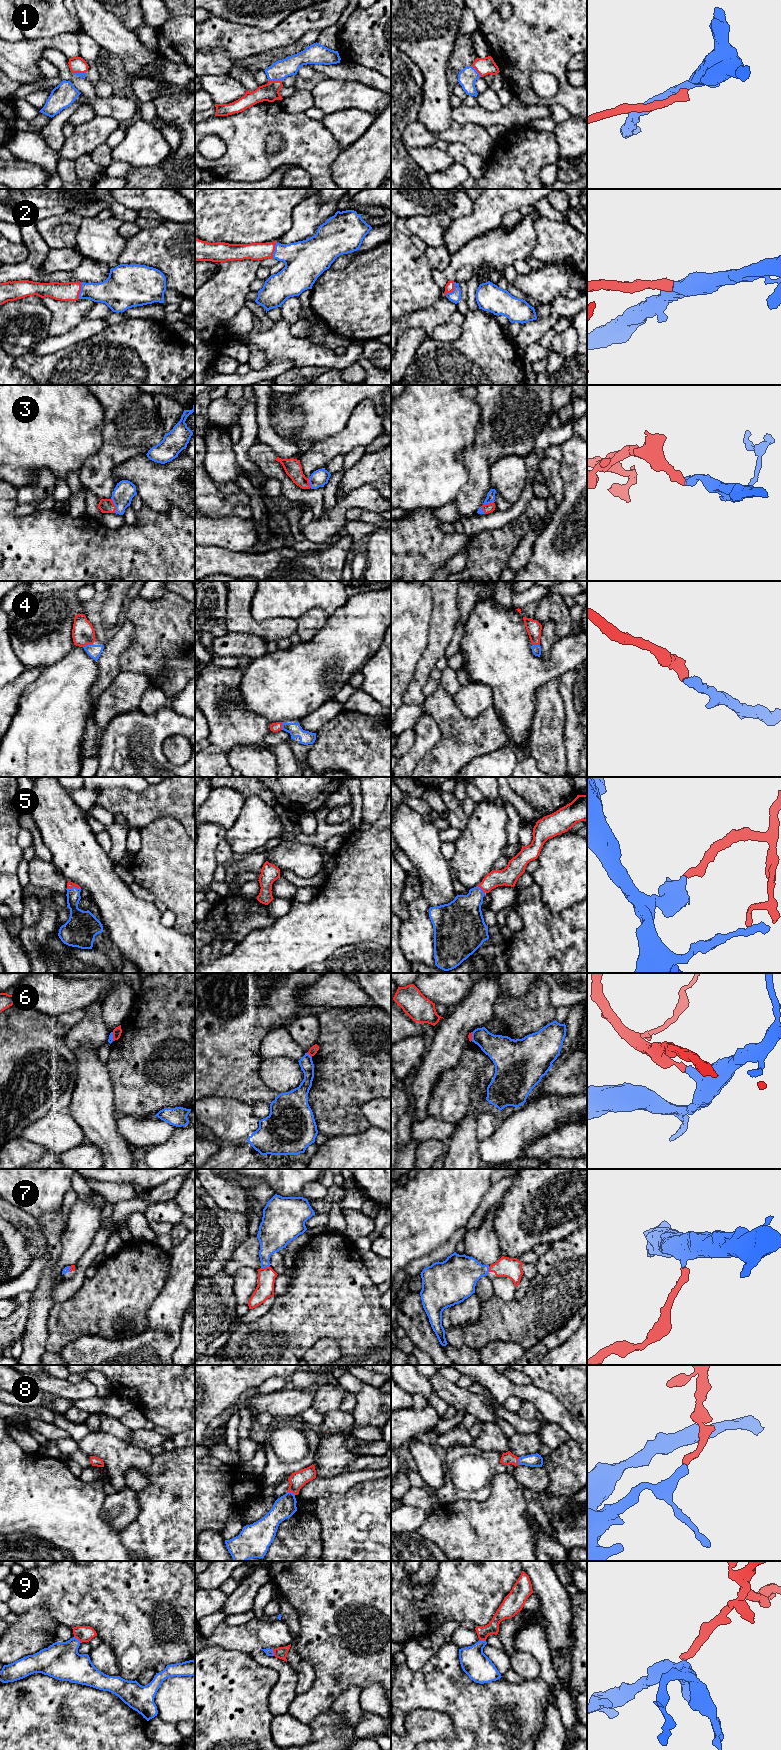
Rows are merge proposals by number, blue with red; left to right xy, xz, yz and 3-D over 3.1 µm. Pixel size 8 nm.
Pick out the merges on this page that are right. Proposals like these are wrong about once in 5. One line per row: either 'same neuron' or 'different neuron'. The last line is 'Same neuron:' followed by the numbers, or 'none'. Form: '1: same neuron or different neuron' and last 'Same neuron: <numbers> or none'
1: same neuron
2: same neuron
3: same neuron
4: same neuron
5: same neuron
6: different neuron
7: same neuron
8: same neuron
9: same neuron
Same neuron: 1, 2, 3, 4, 5, 7, 8, 9

